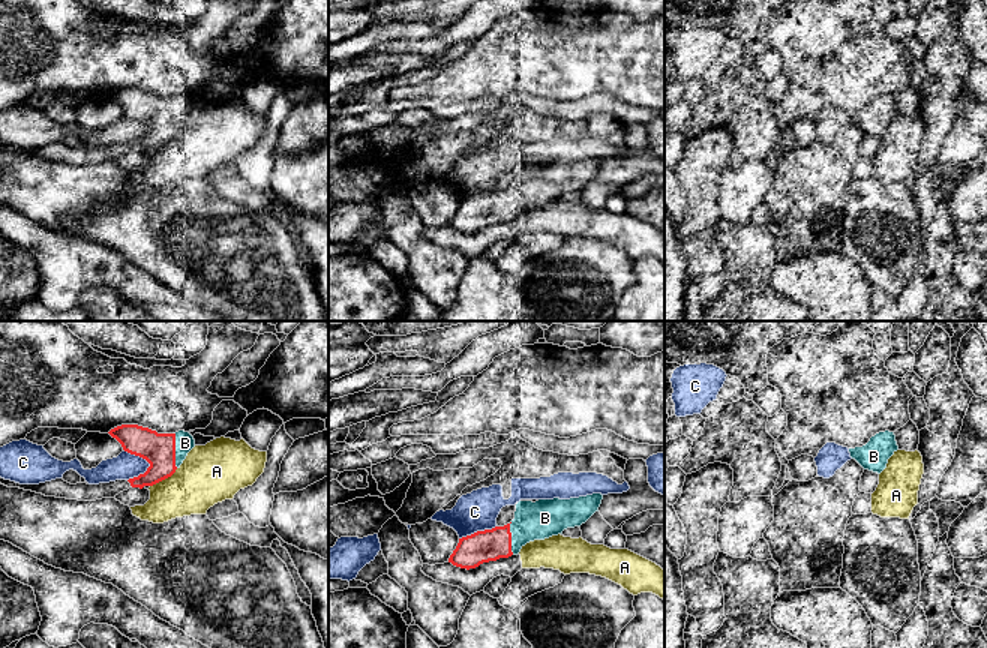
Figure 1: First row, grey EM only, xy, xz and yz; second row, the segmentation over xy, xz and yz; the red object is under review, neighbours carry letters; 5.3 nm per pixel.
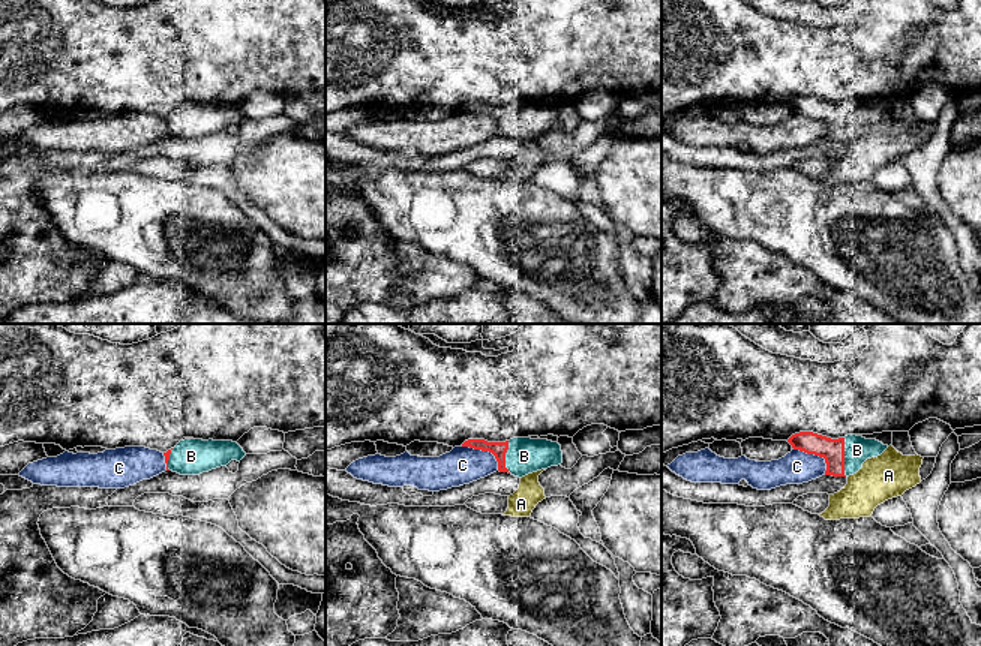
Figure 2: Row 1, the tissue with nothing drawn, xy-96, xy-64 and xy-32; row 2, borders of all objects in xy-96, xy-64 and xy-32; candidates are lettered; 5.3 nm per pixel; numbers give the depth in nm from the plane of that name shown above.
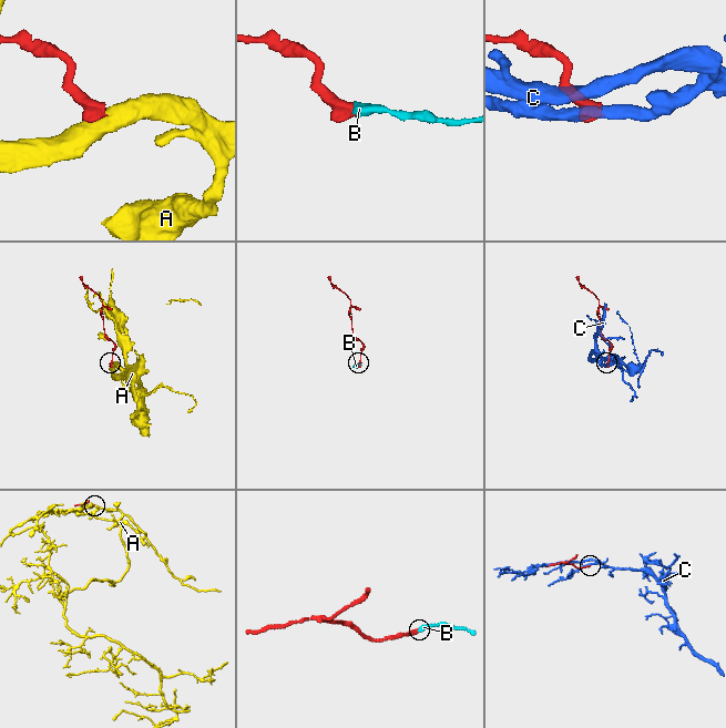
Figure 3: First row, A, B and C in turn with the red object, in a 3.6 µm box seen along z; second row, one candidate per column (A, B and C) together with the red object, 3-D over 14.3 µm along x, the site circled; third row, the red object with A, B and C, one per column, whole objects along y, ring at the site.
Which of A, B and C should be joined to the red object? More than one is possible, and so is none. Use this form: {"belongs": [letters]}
{"belongs": ["B"]}

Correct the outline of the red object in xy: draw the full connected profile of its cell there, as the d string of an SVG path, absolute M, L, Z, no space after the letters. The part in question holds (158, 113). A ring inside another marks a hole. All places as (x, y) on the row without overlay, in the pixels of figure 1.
M122 88L108 96L124 116L146 123L150 130L144 138L129 142L132 152L142 153L171 141L195 111L189 96L158 98L138 88Z

